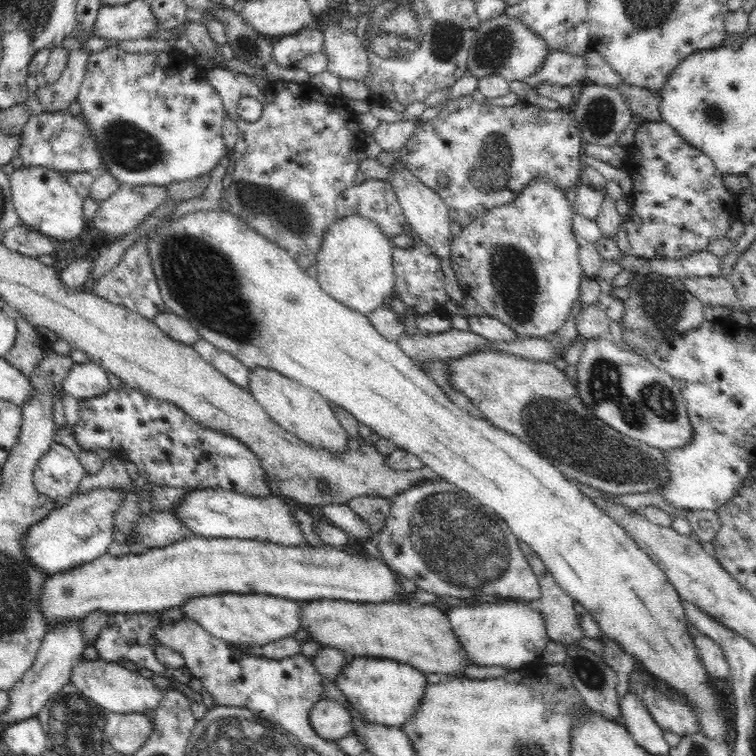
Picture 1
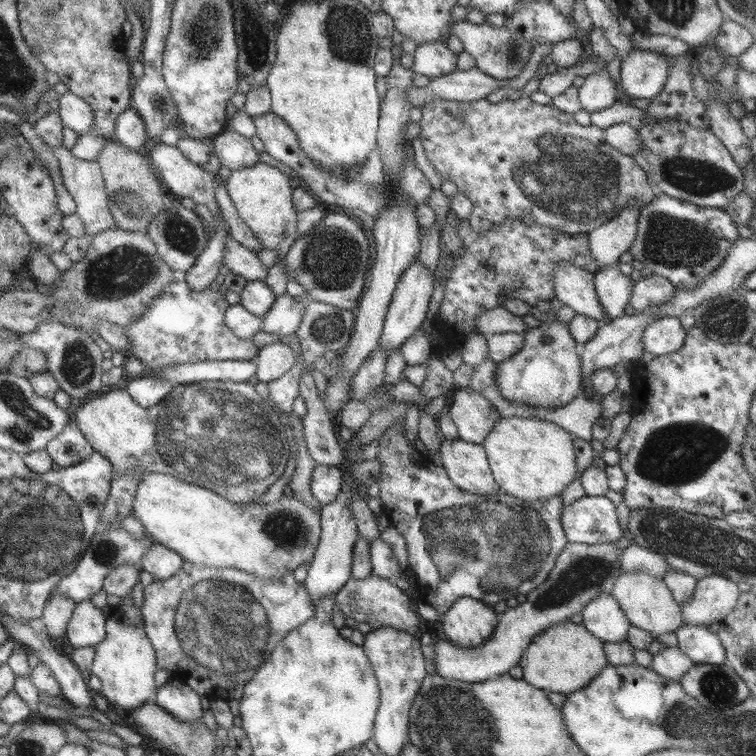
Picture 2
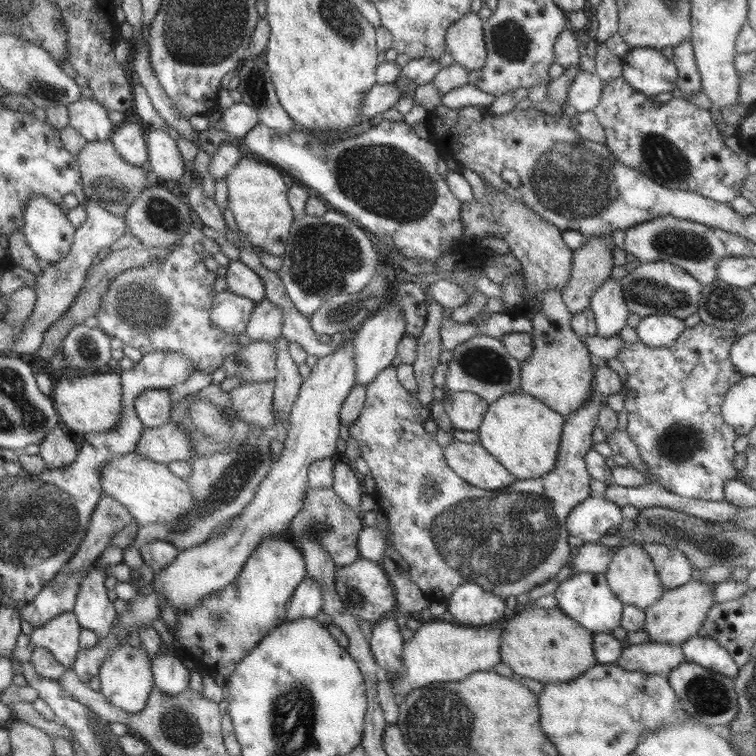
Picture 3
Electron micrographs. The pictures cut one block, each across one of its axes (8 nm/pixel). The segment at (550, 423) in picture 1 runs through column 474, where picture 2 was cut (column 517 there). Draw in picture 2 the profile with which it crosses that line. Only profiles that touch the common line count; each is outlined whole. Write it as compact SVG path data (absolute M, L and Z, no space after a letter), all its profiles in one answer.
M554 321L542 322L539 327L529 328L523 333L524 344L521 349L496 366L496 385L510 405L527 405L539 408L562 407L577 398L584 389L582 378L581 357L576 353L576 341L572 338L568 325Z

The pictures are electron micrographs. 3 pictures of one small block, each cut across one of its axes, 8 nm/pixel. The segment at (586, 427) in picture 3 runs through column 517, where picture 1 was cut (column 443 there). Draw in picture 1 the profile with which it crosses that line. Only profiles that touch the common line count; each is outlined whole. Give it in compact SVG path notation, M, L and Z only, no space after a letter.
M444 480L418 482L396 495L391 499L391 514L385 525L370 540L380 551L383 561L404 576L411 587L452 598L476 598L486 594L537 604L541 595L537 576L526 560L517 536L496 512Z

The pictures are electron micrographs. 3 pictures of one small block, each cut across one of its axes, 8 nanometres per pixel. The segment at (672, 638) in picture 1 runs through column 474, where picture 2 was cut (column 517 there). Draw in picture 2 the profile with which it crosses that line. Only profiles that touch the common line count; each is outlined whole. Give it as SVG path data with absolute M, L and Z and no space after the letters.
M512 417L503 418L500 422L496 422L494 429L488 434L486 441L481 446L484 446L491 473L499 484L500 492L504 492L524 504L530 504L559 496L568 484L577 478L577 456L573 439L572 434L554 422L536 418Z

